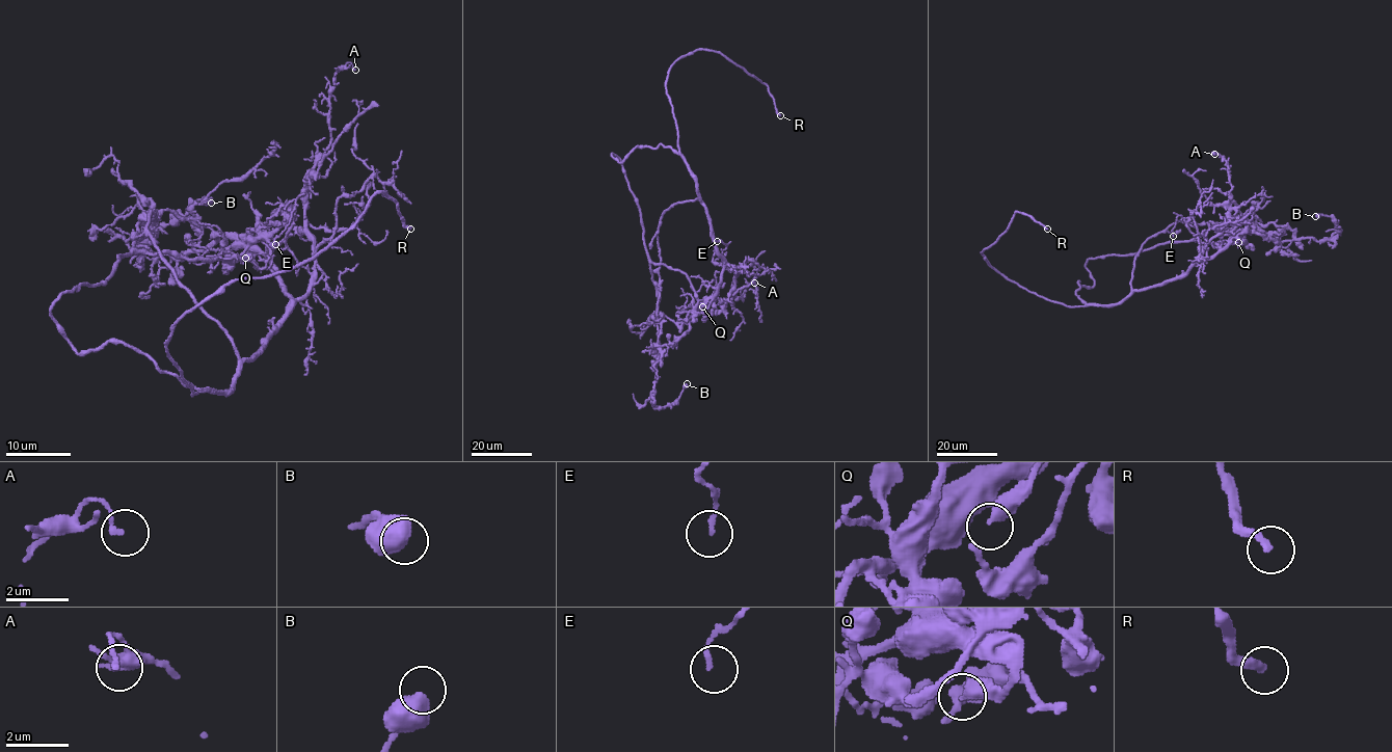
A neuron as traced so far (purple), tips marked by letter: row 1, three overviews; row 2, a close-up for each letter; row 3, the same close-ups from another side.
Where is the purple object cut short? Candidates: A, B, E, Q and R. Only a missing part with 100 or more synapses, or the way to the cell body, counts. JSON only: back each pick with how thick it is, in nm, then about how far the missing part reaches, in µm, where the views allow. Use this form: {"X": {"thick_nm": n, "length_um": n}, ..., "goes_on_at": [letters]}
{"R": {"thick_nm": 260, "length_um": 25}, "goes_on_at": ["R"]}

